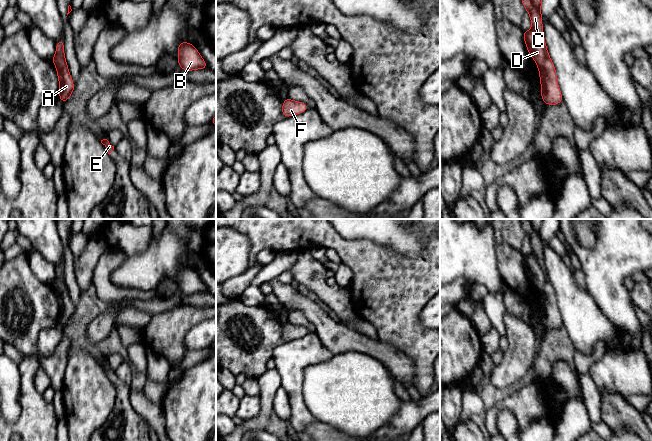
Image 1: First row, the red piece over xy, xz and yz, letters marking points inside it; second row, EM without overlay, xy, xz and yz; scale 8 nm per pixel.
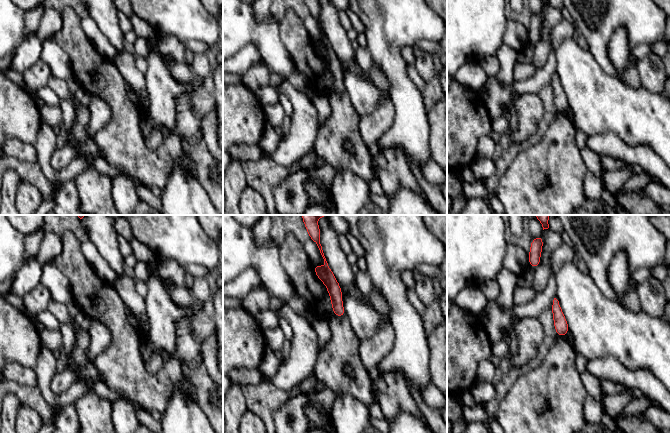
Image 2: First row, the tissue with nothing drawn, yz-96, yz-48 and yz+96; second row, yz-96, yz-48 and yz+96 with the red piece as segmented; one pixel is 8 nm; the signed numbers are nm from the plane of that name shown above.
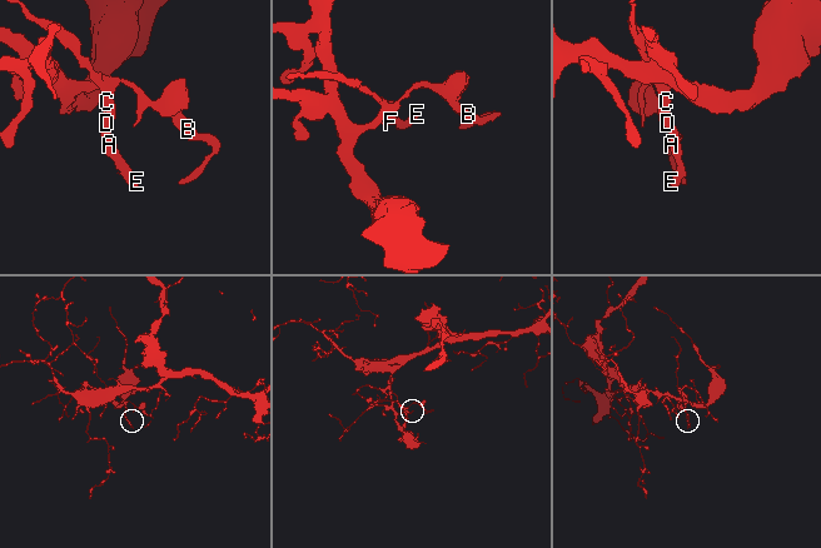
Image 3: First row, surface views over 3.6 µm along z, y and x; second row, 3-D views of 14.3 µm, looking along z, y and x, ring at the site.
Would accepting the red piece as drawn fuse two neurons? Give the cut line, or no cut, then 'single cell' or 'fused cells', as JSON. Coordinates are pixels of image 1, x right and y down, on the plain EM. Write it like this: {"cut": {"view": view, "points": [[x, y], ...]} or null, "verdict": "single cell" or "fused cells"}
{"cut": null, "verdict": "single cell"}

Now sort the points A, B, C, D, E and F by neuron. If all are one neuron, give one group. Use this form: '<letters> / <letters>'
A B C D E F

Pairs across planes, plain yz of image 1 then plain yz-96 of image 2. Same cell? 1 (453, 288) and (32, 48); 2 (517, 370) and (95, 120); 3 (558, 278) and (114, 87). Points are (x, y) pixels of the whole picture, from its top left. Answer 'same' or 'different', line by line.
1: same
2: different
3: different

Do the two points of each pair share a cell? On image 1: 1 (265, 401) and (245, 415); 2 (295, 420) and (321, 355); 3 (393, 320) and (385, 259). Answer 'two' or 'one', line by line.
1: two
2: one
3: one

